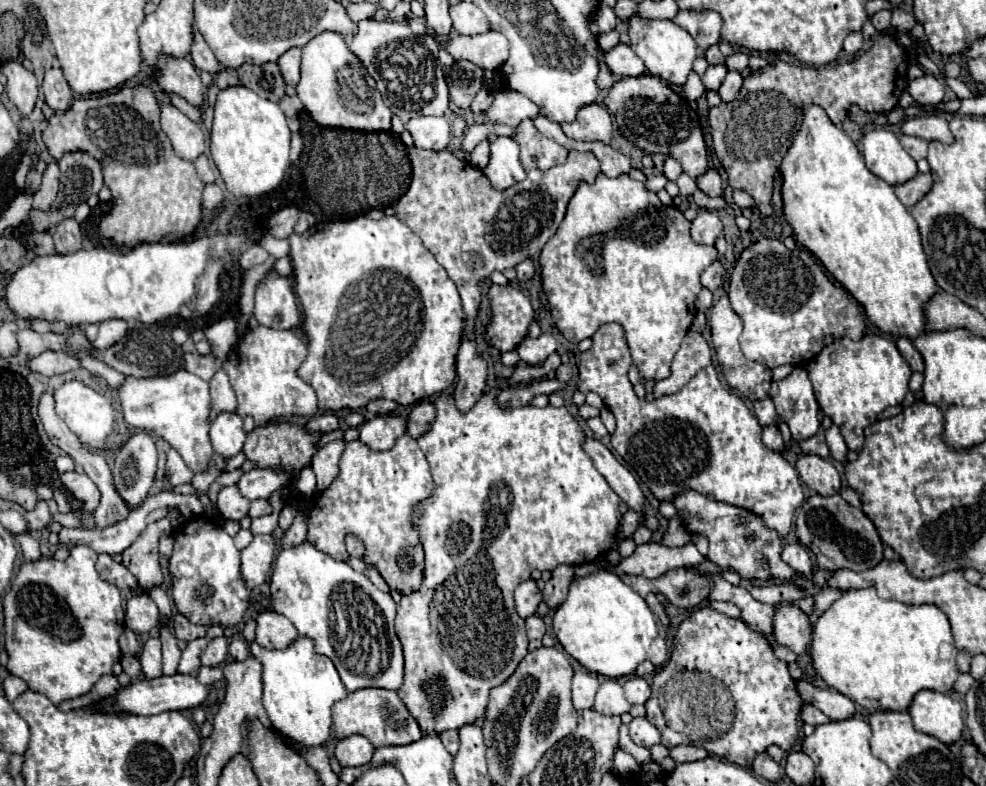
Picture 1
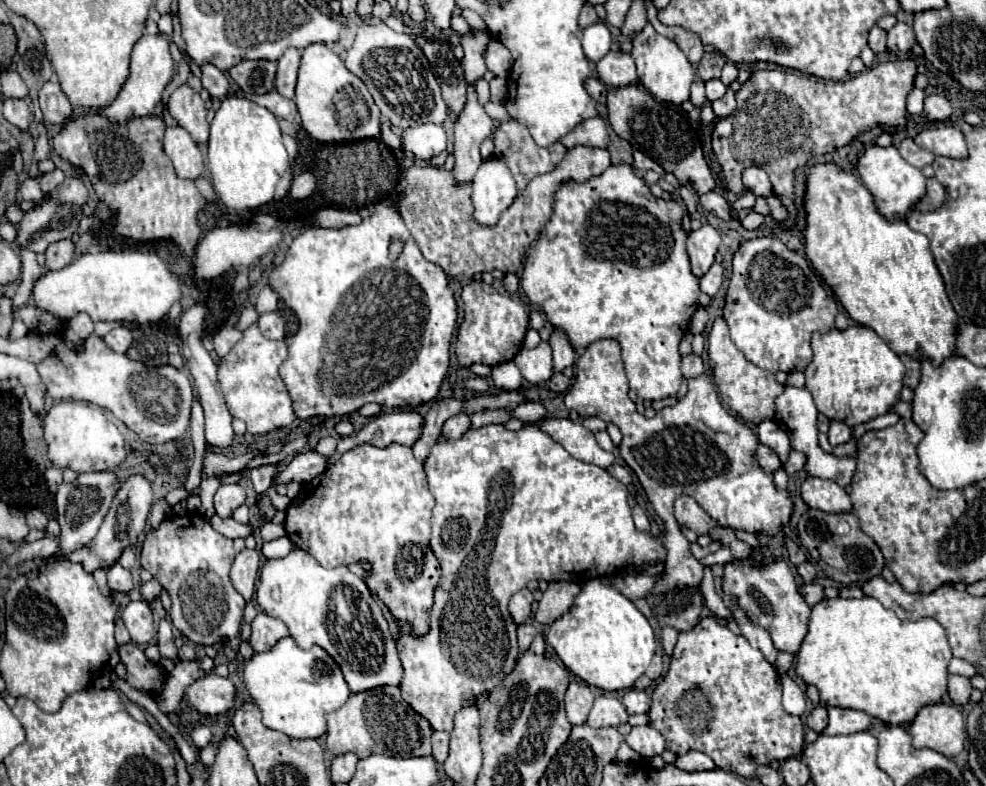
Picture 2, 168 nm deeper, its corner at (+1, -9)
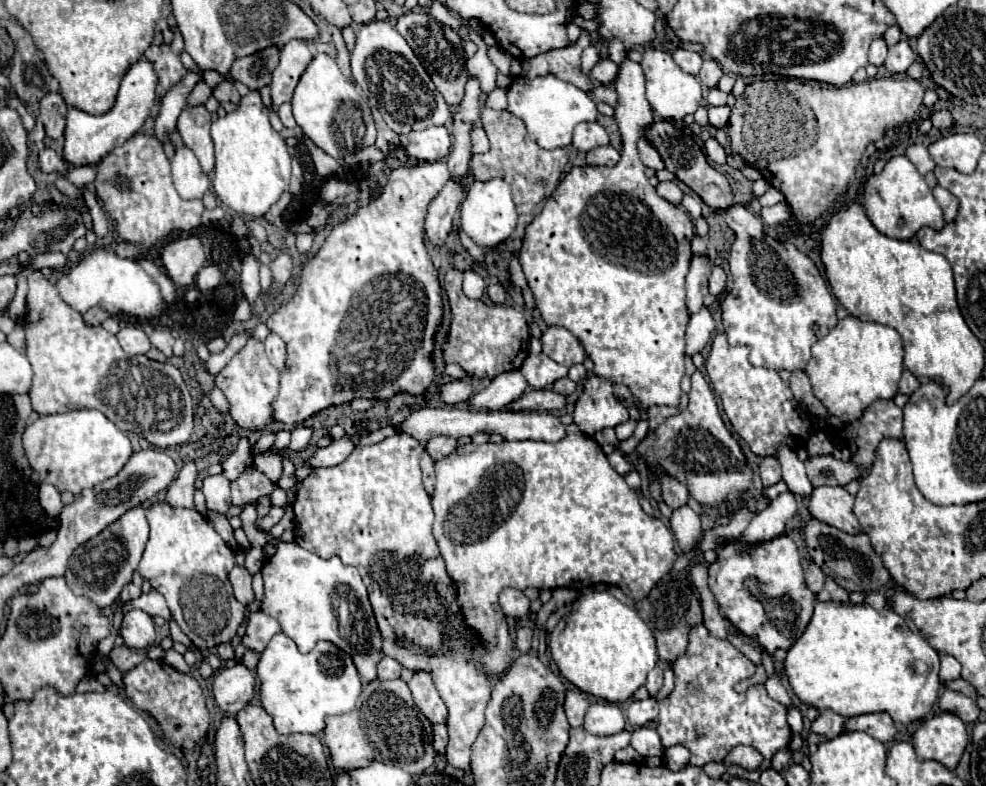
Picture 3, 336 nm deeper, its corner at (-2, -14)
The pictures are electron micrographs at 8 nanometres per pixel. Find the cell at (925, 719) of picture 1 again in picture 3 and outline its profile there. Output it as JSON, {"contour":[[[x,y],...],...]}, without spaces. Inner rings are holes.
{"contour":[[[940,712],[920,724],[912,736],[914,750],[922,760],[938,760],[954,770],[968,744],[966,724],[952,712]]]}

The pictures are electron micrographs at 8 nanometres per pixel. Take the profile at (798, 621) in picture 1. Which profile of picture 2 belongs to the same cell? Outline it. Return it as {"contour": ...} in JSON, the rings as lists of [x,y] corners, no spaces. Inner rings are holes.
{"contour":[[[777,557],[773,561],[763,561],[759,565],[753,565],[749,561],[731,561],[723,567],[721,587],[725,595],[731,595],[737,601],[737,607],[747,613],[753,625],[759,625],[769,631],[773,645],[779,651],[789,651],[789,653],[799,651],[801,641],[807,635],[811,607],[799,593],[793,567],[783,557]]]}

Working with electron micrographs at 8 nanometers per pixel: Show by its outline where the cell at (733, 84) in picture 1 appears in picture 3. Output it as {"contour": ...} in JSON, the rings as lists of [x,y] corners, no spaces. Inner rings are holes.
{"contour":[[[708,106],[708,122],[714,128],[724,128],[730,118],[730,108],[728,106]]]}

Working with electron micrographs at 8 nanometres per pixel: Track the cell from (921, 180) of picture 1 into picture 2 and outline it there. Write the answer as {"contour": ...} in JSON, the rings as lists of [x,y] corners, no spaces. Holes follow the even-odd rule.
{"contour":[[[935,177],[927,179],[927,195],[915,205],[917,211],[935,211],[945,203],[945,189]]]}

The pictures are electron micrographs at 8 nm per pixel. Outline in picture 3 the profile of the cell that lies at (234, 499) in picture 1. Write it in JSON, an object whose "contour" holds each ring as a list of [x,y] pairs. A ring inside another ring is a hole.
{"contour":[[[222,474],[206,478],[202,492],[204,492],[204,496],[206,496],[206,506],[208,506],[208,510],[226,514],[228,508],[232,506],[230,482],[228,482]]]}

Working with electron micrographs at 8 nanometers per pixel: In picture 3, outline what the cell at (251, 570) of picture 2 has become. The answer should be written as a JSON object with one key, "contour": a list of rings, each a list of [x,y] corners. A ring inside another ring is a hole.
{"contour":[[[234,566],[228,578],[230,578],[230,584],[234,588],[234,596],[238,598],[238,602],[242,602],[242,604],[248,606],[254,600],[252,574],[244,566]]]}

